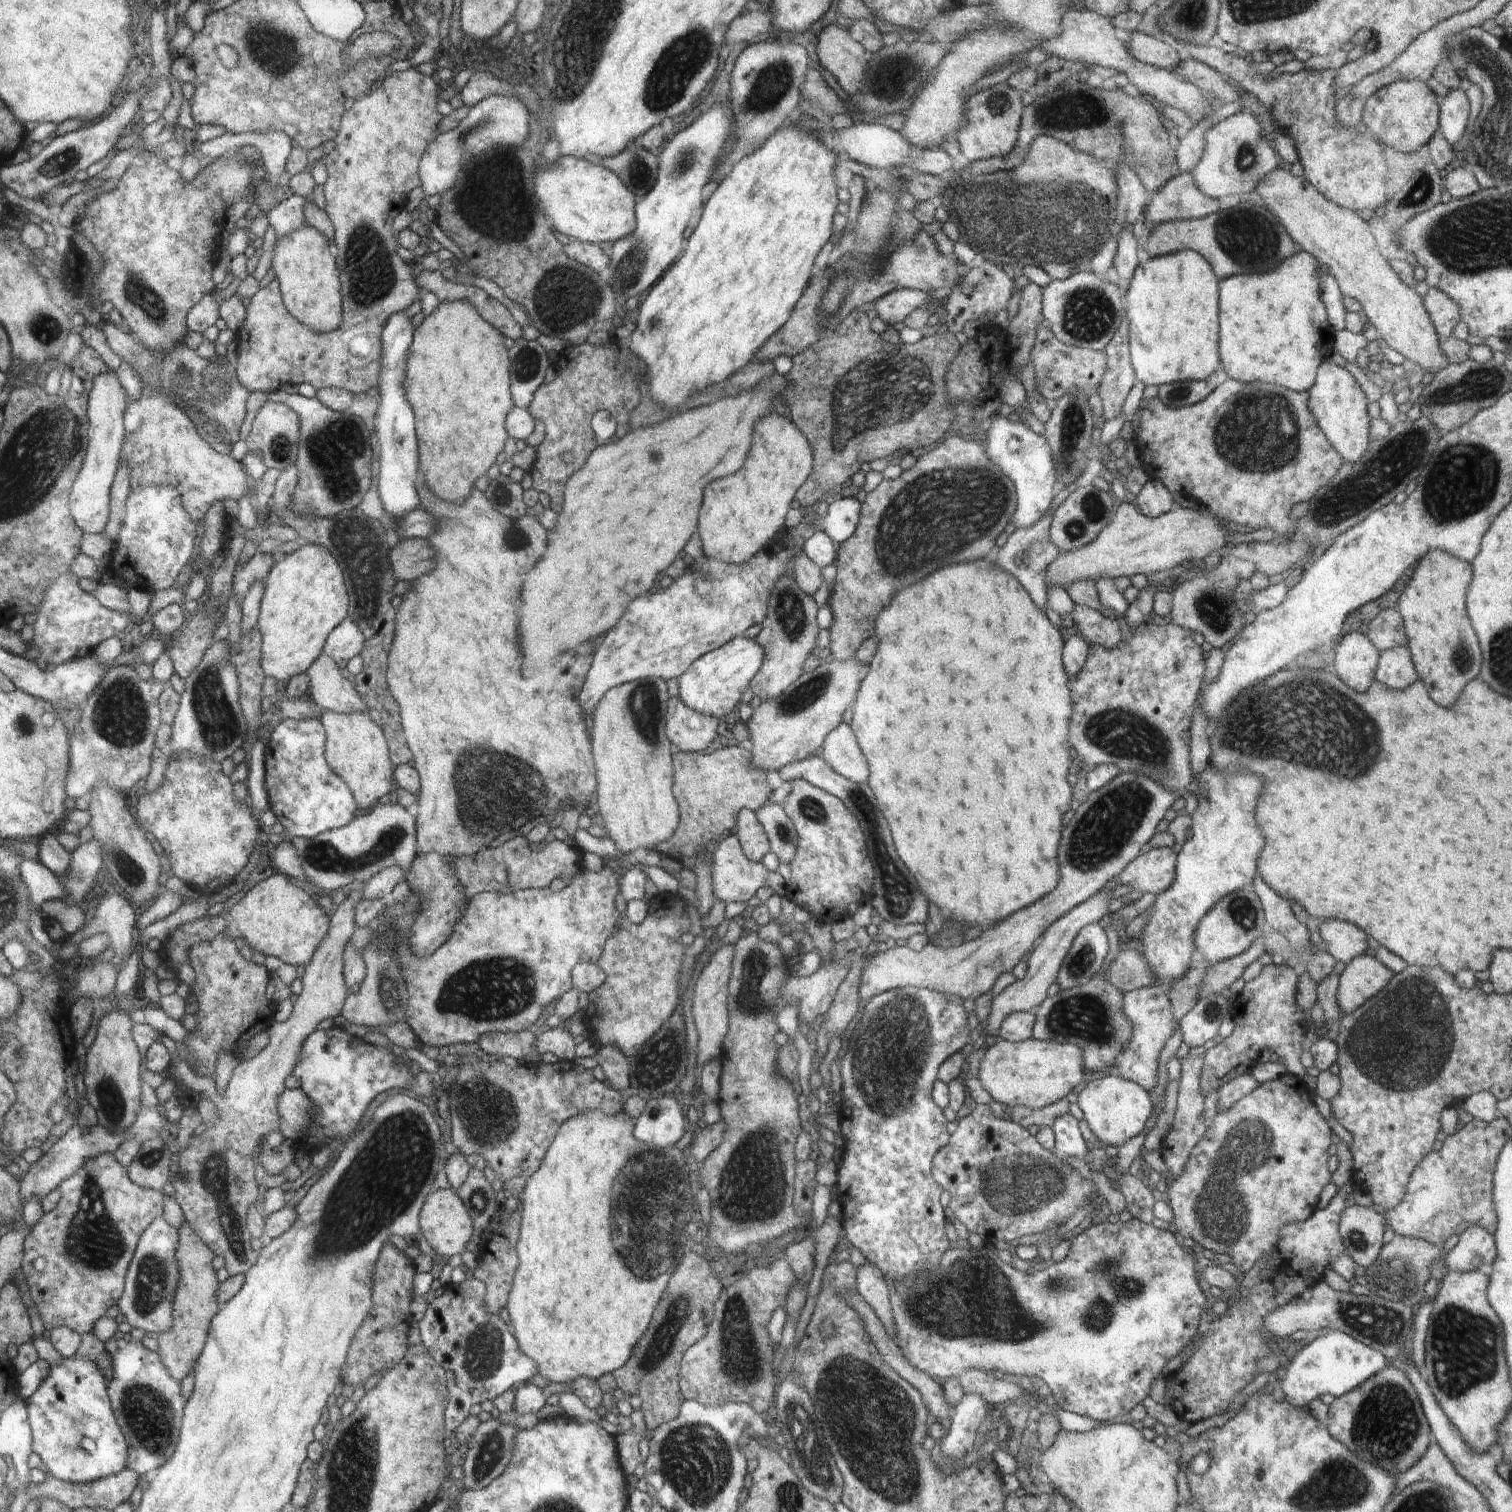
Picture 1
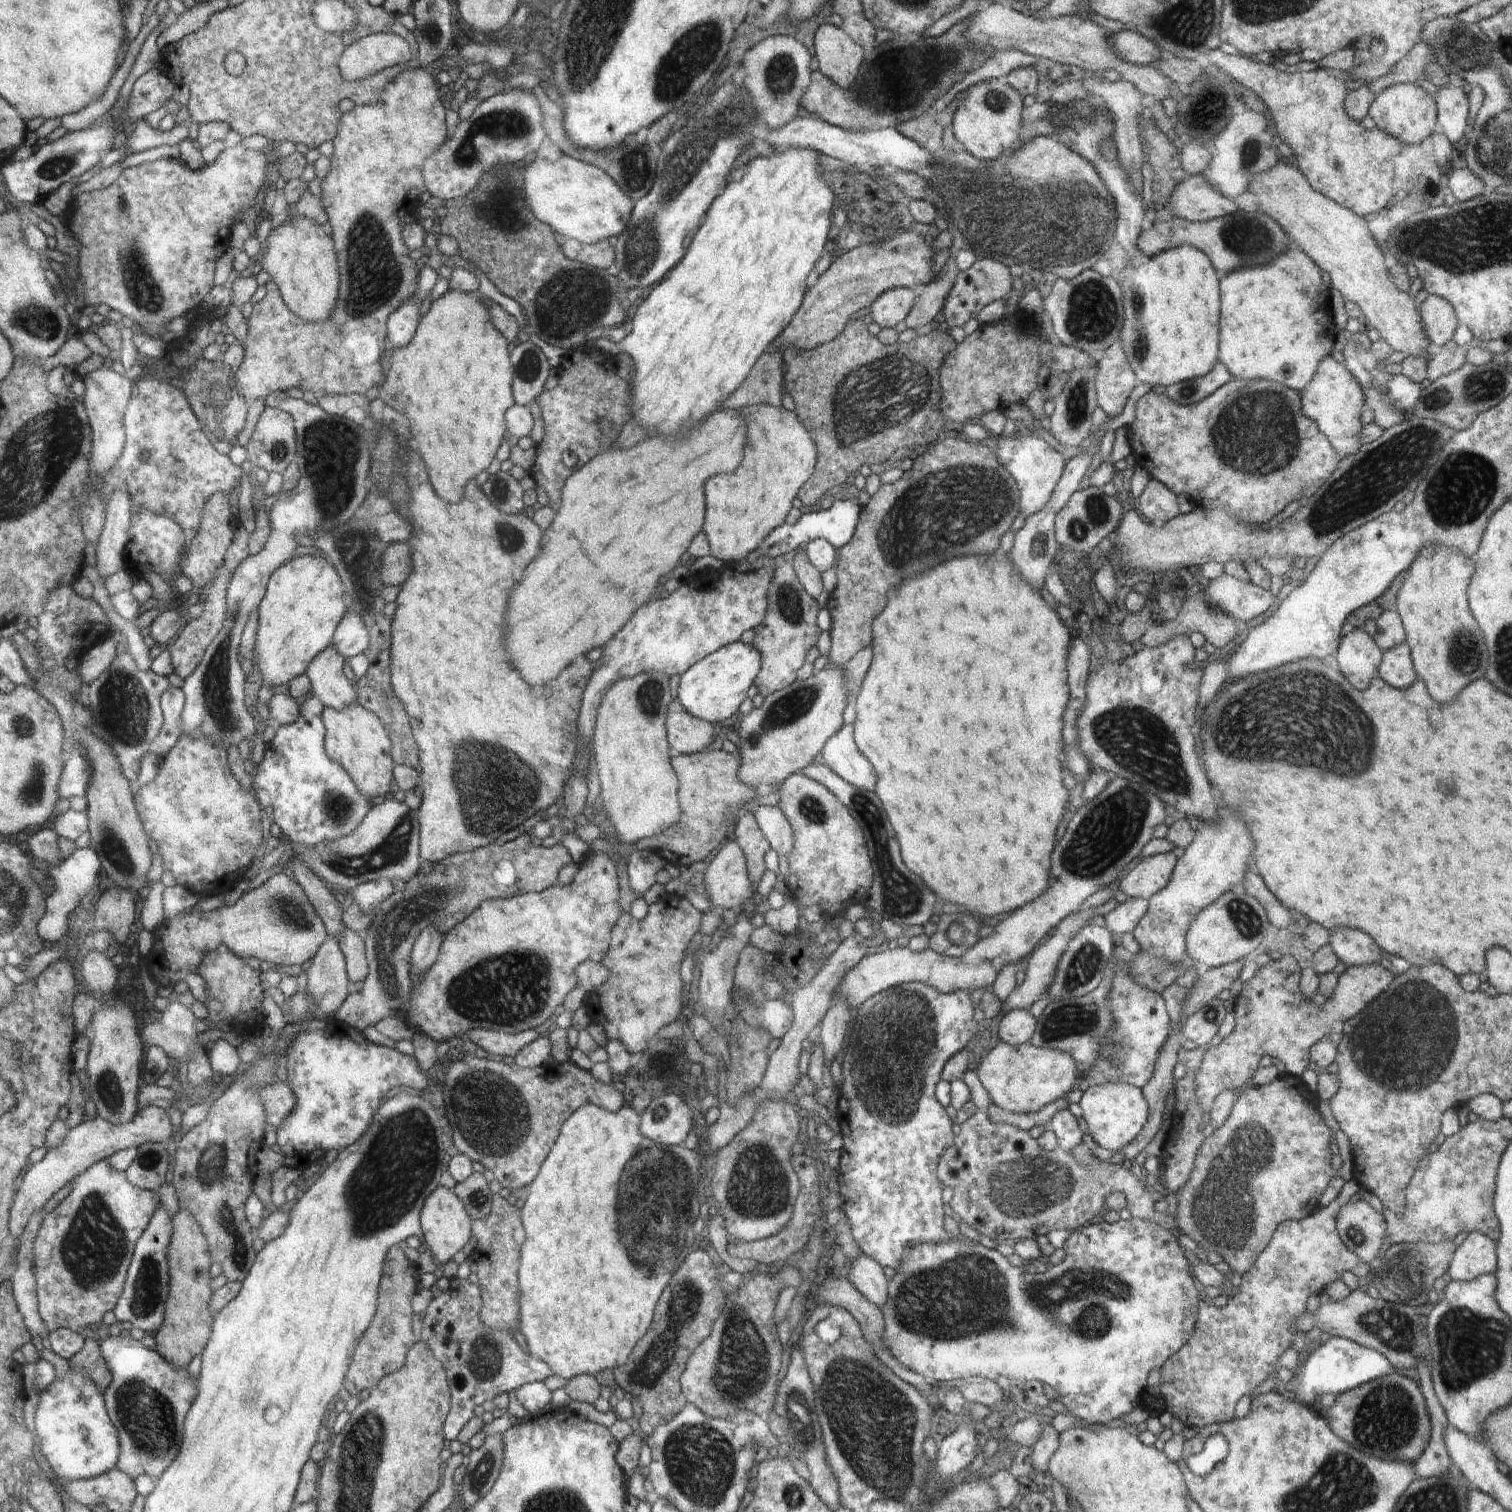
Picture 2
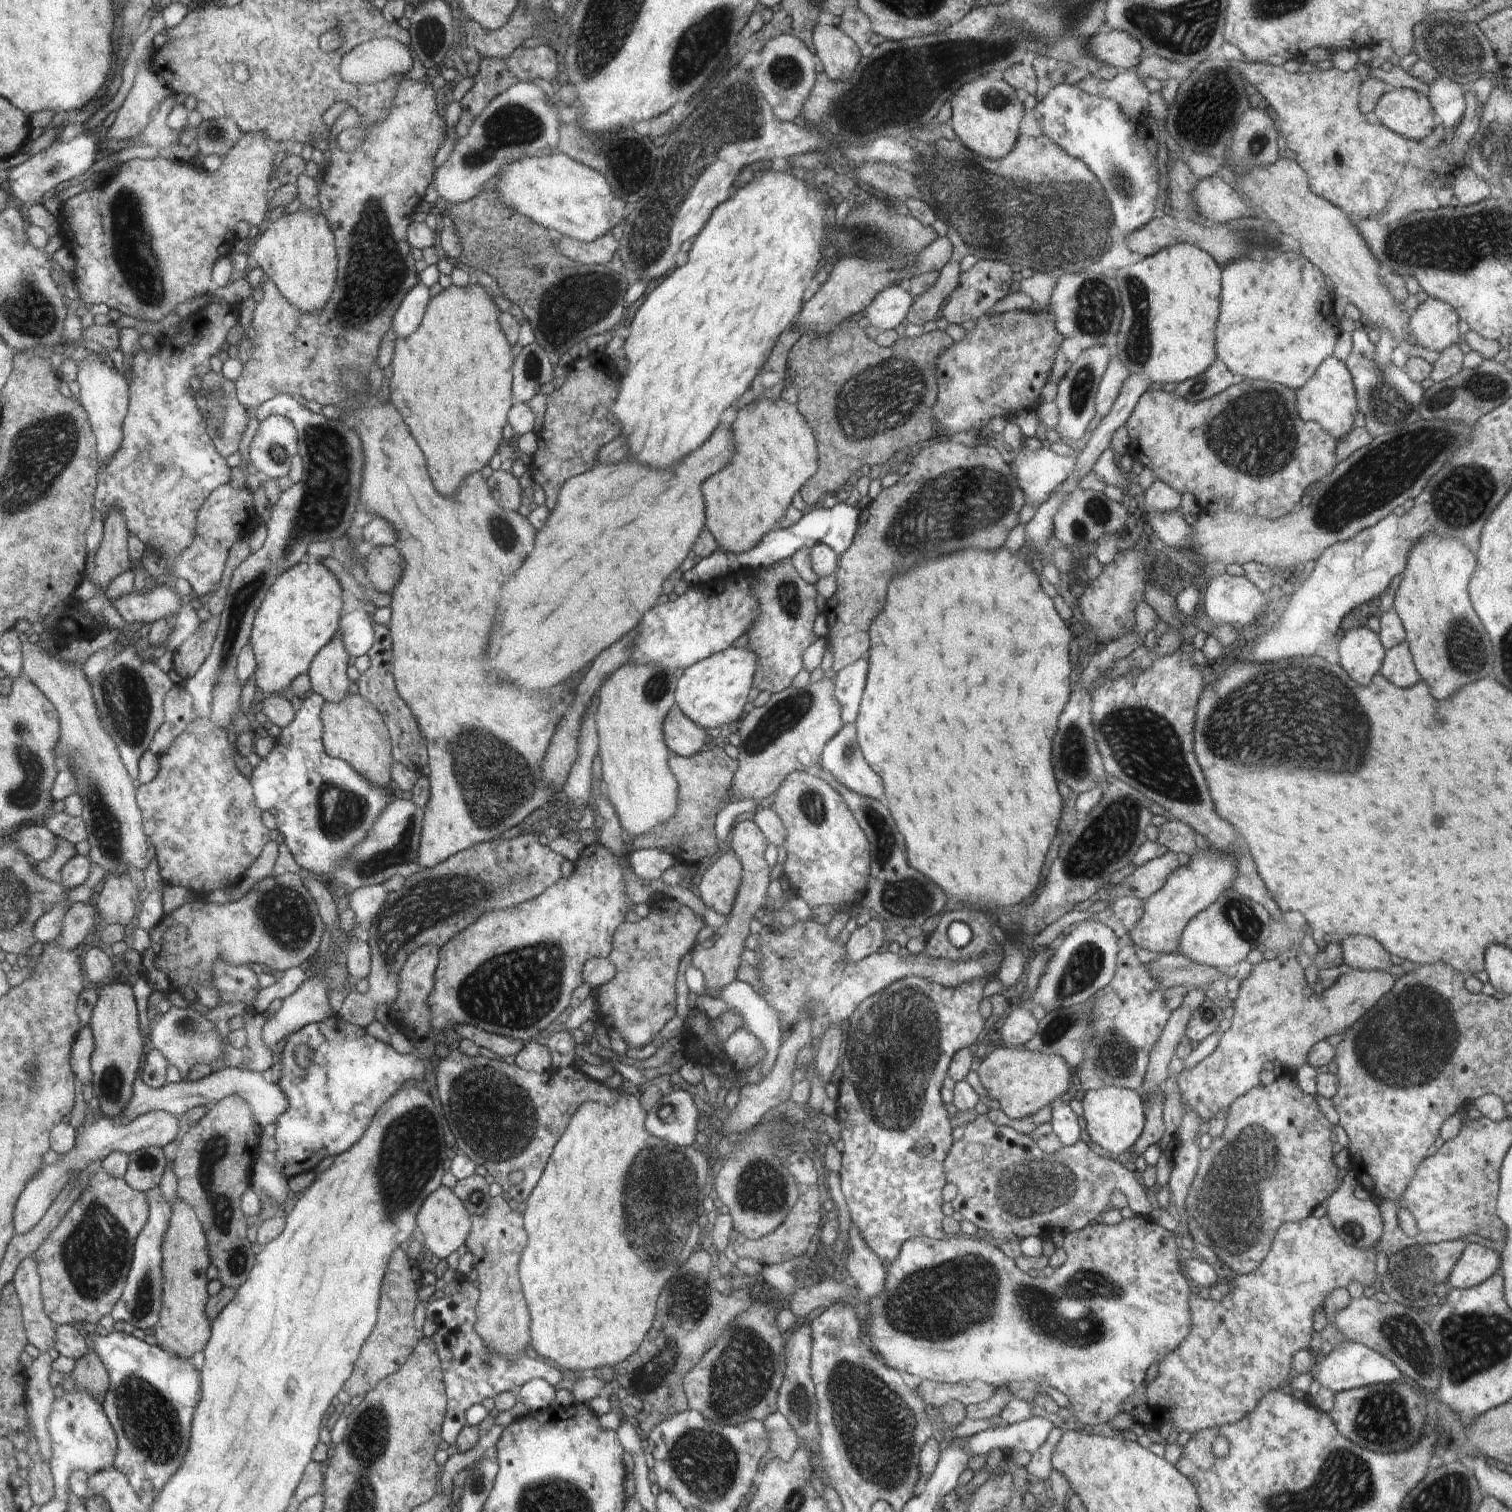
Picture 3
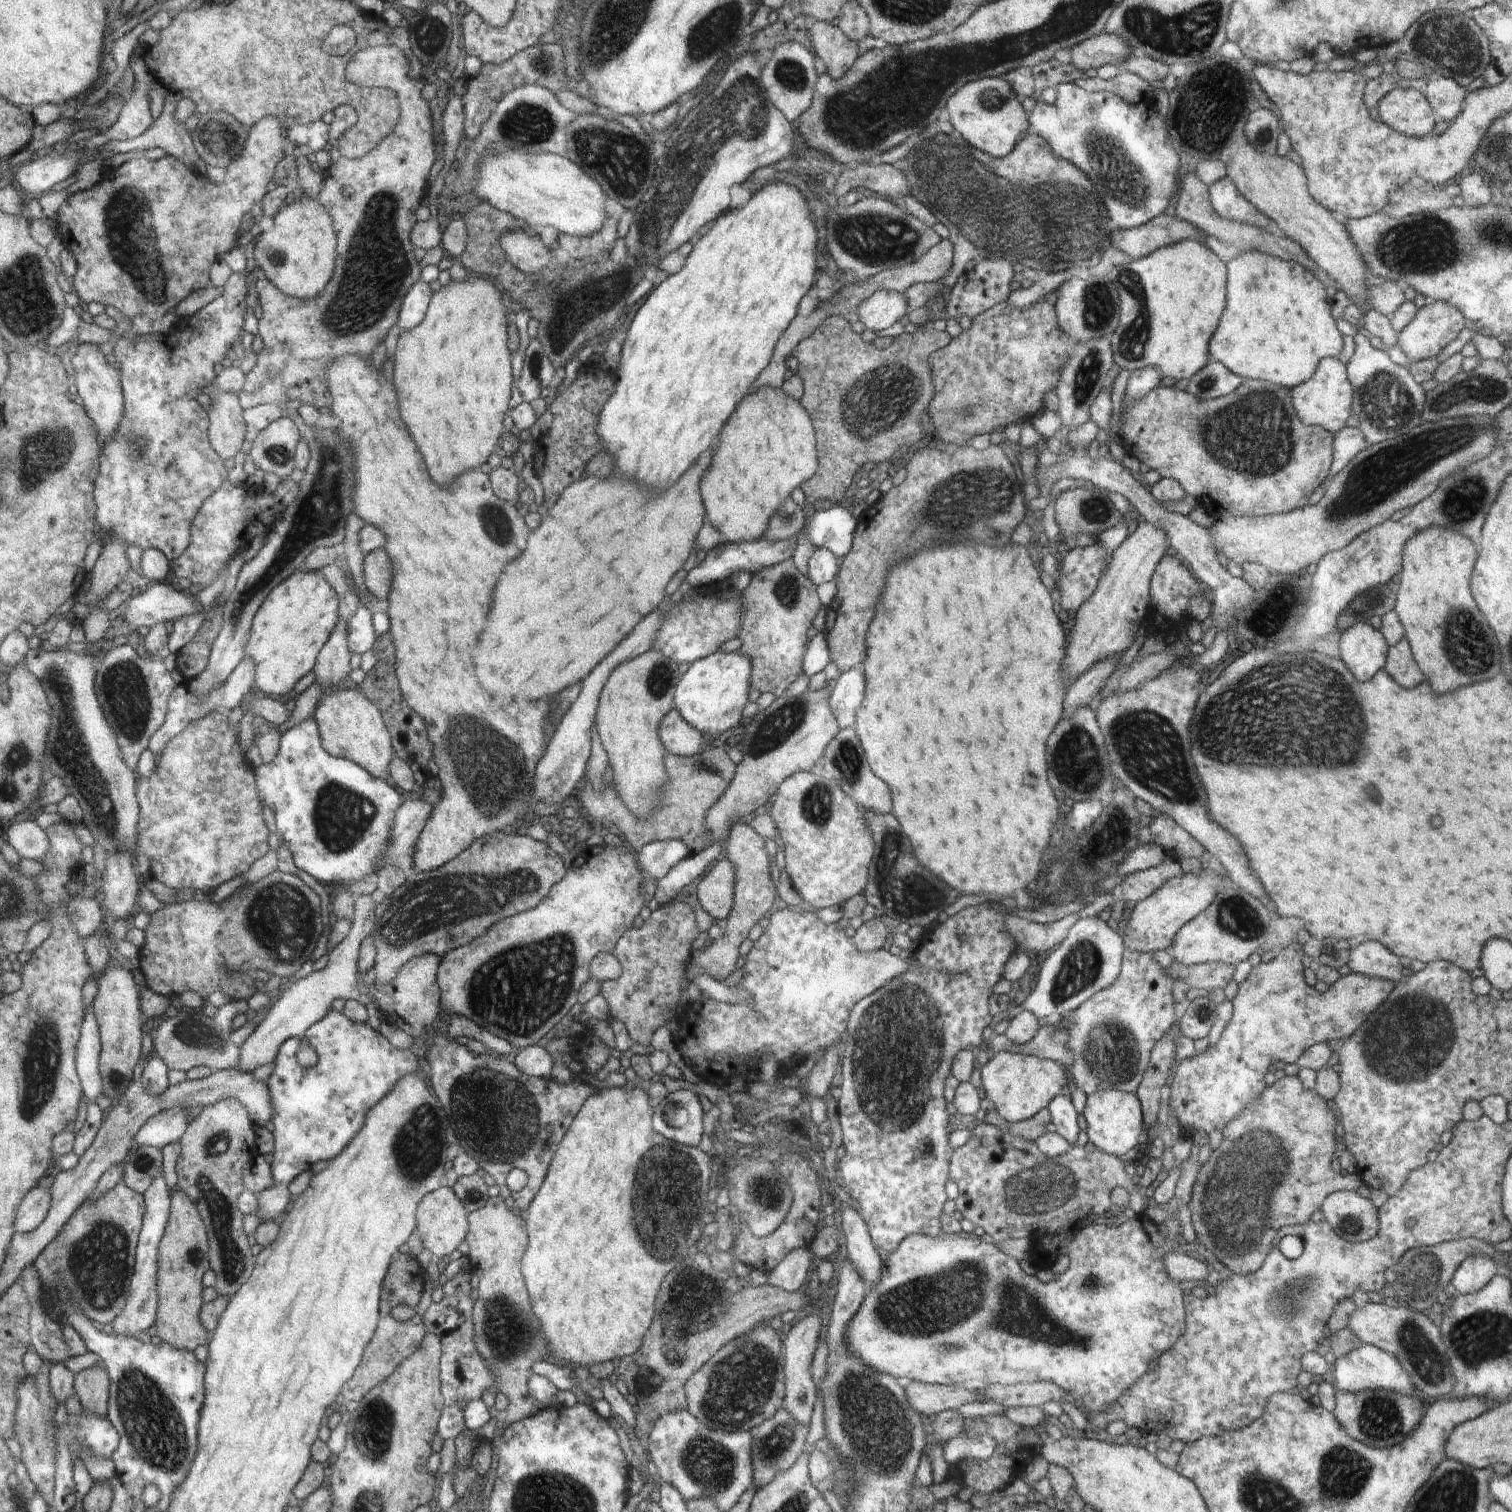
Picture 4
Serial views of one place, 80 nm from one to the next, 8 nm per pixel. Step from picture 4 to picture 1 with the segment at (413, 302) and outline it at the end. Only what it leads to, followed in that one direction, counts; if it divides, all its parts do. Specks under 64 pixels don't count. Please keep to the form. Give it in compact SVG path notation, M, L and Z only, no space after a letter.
M406 311L394 313L381 334L383 358L376 390L378 406L374 417L374 430L380 445L380 471L378 474L378 494L387 513L393 517L406 517L421 506L420 492L416 492L416 472L418 472L418 438L414 434L414 414L406 402L404 390L405 370L408 352L414 342L414 322Z

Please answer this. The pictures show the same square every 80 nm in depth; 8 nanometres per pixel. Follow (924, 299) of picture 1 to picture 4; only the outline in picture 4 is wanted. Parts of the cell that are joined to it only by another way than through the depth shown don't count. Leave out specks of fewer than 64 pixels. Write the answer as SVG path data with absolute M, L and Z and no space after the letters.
M876 291L861 302L856 311L864 328L876 333L890 328L896 320L900 320L906 314L906 300L904 294L896 291Z

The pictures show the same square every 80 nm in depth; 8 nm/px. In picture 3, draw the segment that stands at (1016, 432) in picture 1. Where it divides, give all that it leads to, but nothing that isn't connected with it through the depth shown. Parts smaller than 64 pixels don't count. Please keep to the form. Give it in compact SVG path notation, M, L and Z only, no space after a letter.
M1044 447L1035 452L1025 448L1016 451L1015 466L1026 502L1036 509L1047 500L1052 490L1073 473L1079 456L1079 452L1073 456L1060 456Z

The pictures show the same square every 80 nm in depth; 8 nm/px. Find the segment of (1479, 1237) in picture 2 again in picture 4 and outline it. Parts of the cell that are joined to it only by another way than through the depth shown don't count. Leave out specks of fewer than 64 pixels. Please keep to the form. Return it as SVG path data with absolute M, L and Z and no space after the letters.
M1472 1255L1456 1269L1452 1284L1463 1295L1477 1293L1496 1275L1496 1262L1482 1255Z

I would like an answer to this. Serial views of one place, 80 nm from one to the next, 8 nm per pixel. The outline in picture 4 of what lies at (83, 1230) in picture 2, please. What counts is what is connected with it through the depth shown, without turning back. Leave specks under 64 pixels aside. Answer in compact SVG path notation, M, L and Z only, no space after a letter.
M126 1182L120 1183L112 1192L98 1201L88 1200L70 1219L67 1227L60 1236L46 1248L35 1262L41 1274L40 1278L48 1294L61 1296L68 1291L70 1298L88 1315L97 1325L113 1324L121 1314L125 1313L130 1300L131 1279L135 1272L136 1250L139 1235L143 1228L142 1218L145 1218L145 1200L132 1190Z

